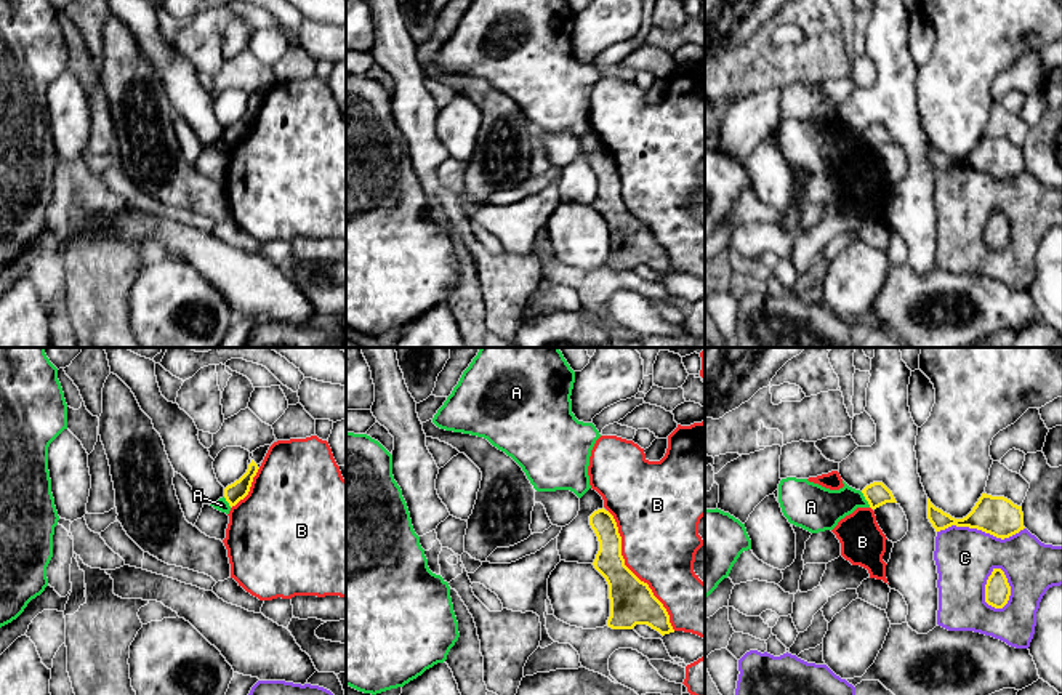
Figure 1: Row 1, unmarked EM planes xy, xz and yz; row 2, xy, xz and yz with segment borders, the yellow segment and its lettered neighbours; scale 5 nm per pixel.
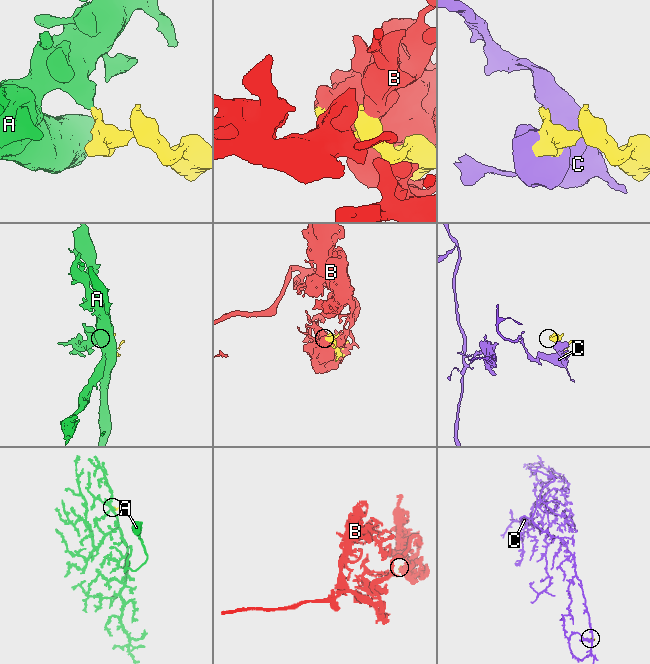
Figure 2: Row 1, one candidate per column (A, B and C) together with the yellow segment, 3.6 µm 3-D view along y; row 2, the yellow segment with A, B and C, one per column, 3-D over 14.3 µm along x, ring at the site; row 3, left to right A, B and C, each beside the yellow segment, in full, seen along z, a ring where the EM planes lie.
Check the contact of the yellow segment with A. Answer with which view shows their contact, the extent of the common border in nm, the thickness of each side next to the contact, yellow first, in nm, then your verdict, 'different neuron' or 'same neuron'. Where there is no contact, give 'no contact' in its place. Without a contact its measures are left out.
yz | 90 nm | 120/220 nm | different neuron

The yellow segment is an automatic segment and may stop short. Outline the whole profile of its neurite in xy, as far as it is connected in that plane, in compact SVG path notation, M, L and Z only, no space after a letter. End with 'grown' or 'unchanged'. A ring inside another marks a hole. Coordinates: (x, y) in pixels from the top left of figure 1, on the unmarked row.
M251 101L247 114L239 122L224 130L224 139L231 149L248 136L253 119L256 117L258 110L258 106Z | unchanged

